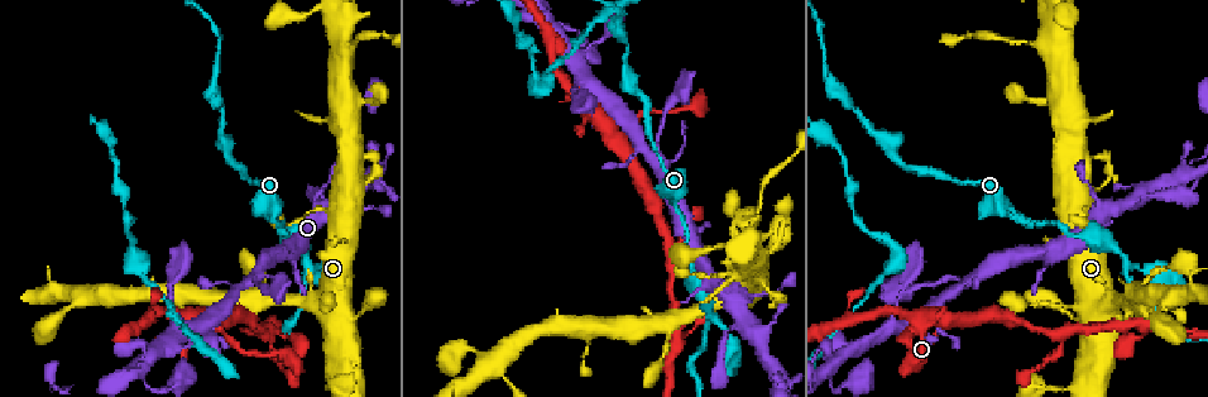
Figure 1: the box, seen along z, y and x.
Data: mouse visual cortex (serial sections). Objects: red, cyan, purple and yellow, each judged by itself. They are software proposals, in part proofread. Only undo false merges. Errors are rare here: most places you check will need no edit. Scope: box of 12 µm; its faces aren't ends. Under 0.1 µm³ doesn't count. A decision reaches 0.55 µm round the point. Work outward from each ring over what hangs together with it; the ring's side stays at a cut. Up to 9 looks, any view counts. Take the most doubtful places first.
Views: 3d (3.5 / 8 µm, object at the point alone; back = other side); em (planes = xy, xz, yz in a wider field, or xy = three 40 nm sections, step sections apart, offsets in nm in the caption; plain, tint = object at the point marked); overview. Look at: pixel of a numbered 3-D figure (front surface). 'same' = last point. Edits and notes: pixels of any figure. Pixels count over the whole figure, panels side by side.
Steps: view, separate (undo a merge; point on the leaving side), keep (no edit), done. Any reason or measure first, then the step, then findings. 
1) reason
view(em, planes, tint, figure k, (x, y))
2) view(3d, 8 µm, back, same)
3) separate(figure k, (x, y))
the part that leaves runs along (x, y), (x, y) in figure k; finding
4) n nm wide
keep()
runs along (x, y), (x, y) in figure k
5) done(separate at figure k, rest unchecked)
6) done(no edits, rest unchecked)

view(em, xy, step 2, tint, figure 1, (252, 283))

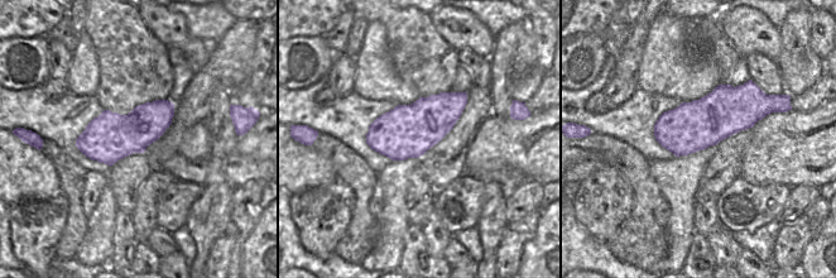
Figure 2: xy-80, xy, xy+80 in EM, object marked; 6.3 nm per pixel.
view(3d, 3.5 µm, back, same)

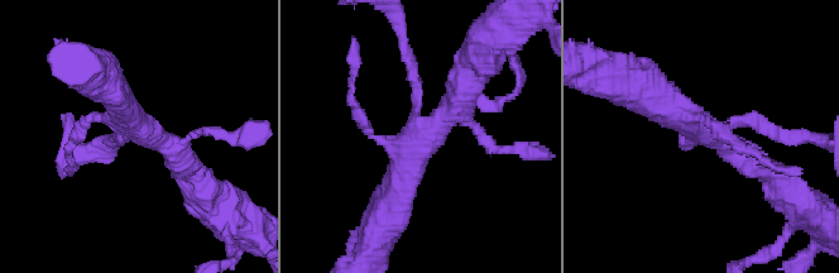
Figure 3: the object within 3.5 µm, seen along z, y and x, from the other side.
keep()
runs along (637, 87), (760, 164) in figure 3; all the same cell

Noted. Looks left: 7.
a fork
view(3d, 3.5 µm, figure 1, (1186, 173))

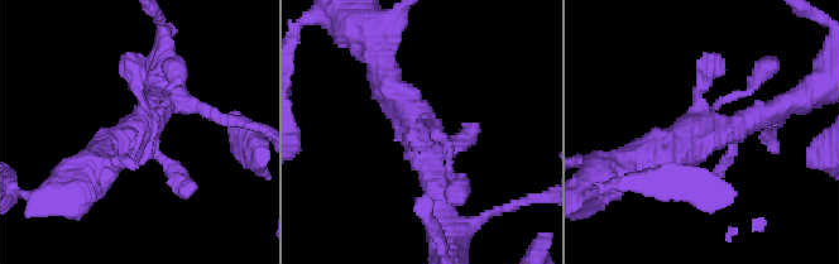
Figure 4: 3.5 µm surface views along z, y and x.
keep()
runs along (639, 157), (749, 123), (762, 102) in figure 4; continuous, no second cell

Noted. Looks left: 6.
thick turns thin
view(3d, 8 µm, figure 1, (673, 205))

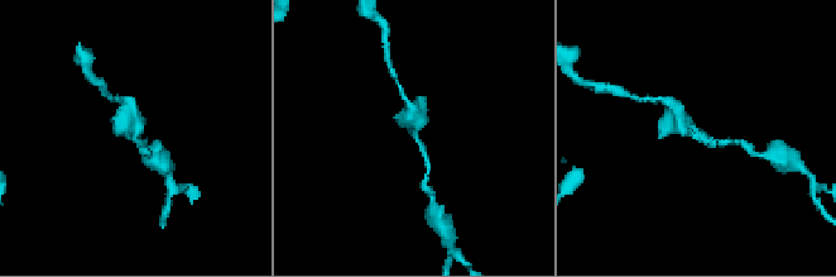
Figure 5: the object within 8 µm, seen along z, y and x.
zoom in
view(3d, 3.5 µm, figure 5, (698, 133))

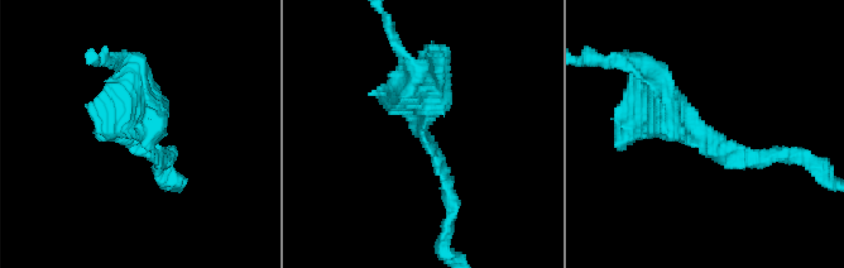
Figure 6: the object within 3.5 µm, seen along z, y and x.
arms of 150, 400 nm
keep()
runs along (647, 79), (709, 148), (771, 156) in figure 6; continuous, no second cell

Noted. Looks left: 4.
thick turns thin
view(3d, 8 µm, figure 1, (1128, 268))

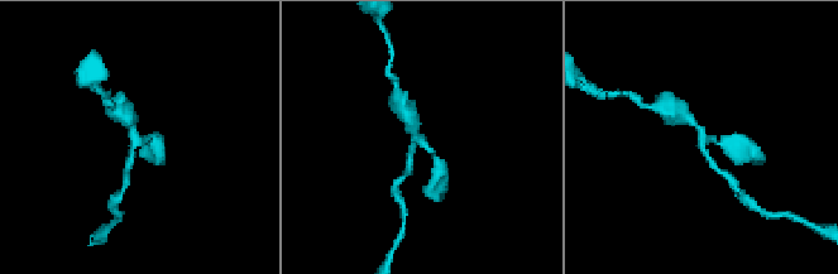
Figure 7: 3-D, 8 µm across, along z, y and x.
closer look
view(3d, 3.5 µm, back, figure 7, (704, 138))

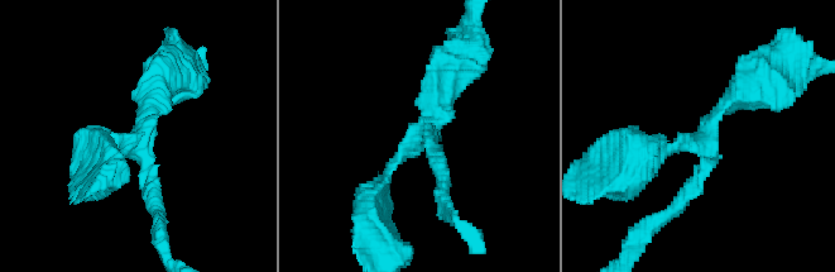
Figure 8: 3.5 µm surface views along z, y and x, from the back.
3 arms; arms of 150, 200, 400 nm
view(em, xy, step 5, tint, figure 8, (709, 138))

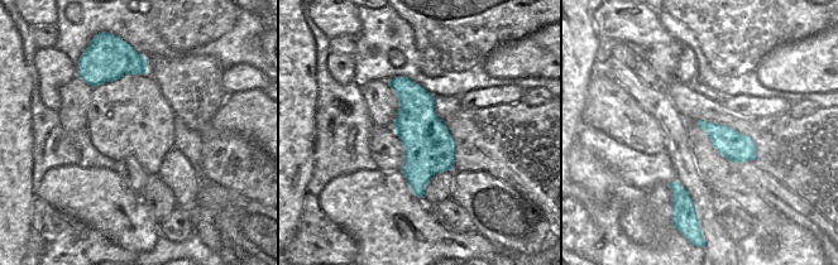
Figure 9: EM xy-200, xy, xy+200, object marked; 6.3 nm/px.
keep()
runs along (445, 85), (433, 124), (375, 195) in figure 8; all the same cell

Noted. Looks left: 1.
done(no edits, rest unchecked)

